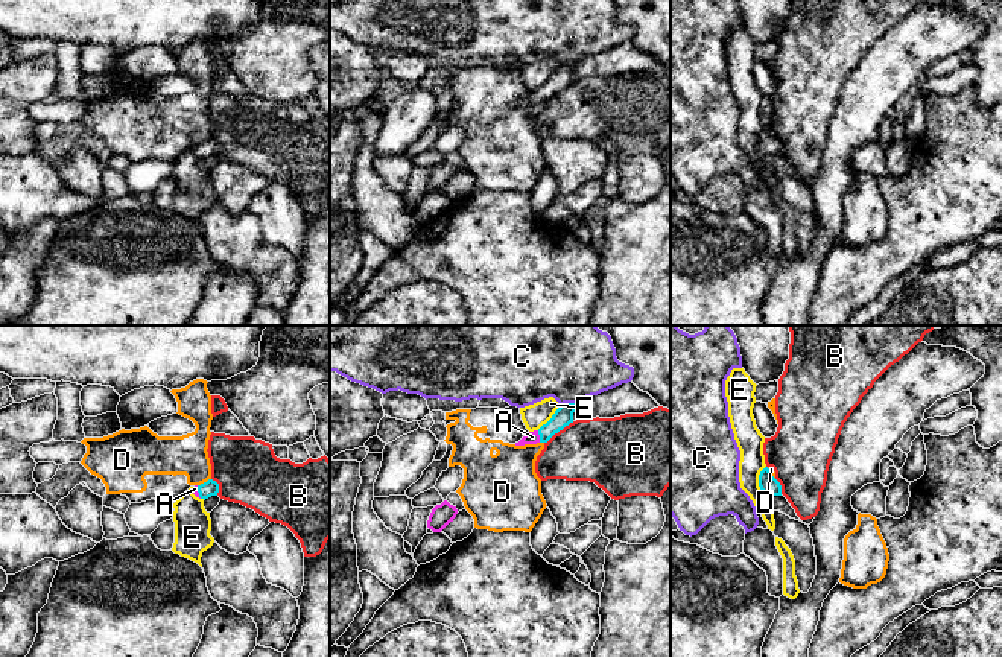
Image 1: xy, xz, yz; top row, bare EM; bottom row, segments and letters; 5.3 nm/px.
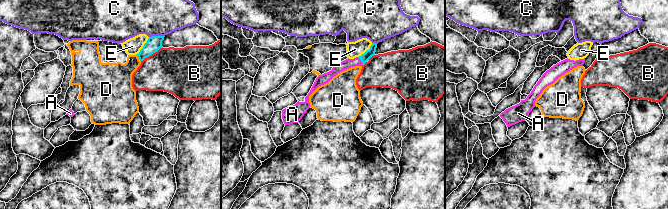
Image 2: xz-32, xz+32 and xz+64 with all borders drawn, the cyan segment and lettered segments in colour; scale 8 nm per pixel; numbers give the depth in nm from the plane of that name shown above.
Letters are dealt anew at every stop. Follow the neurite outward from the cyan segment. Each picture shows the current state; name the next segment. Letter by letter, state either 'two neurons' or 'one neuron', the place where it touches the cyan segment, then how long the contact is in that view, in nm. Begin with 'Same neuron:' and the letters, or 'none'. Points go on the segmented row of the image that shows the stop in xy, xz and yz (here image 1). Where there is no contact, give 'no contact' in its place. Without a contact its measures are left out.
Same neuron: A
A: one neuron; contact xz (540, 437); length 70 nm
B: two neurons; contact xz (558, 431); length 200 nm
C: two neurons; contact xz (567, 403); length 90 nm
D: two neurons; contact xy (204, 482); length 80 nm
E: two neurons; contact yz (759, 481); length 160 nm

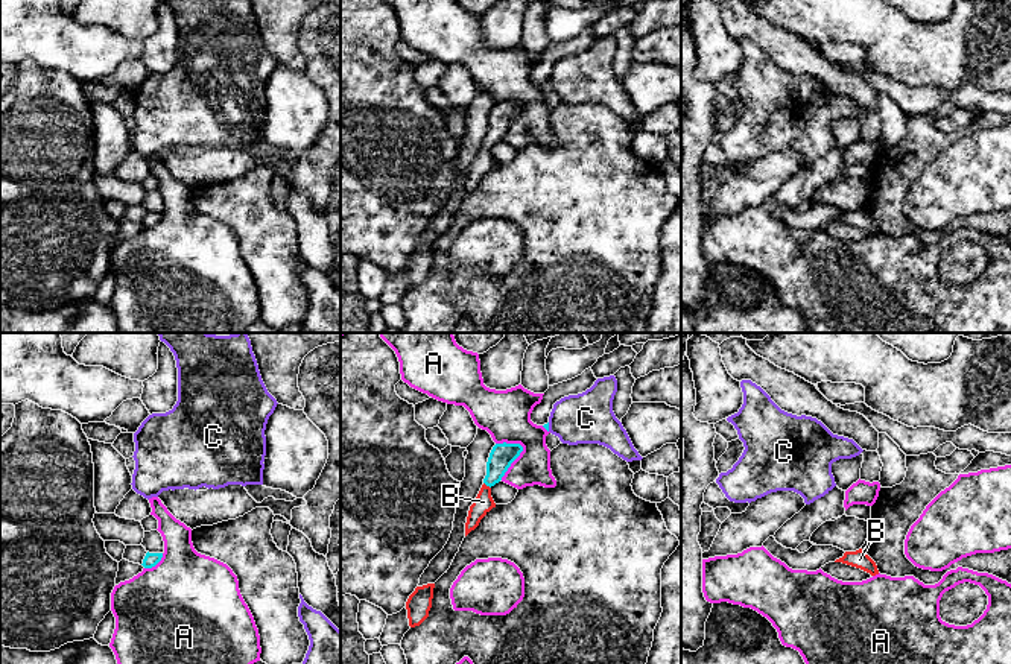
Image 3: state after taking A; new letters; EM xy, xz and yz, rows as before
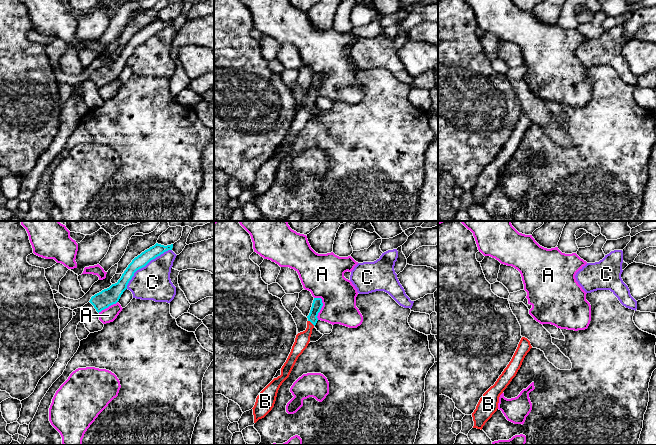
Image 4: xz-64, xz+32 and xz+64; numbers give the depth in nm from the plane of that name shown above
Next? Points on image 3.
Same neuron: B
A: two neurons; contact xz (514, 459); length 220 nm
B: one neuron; contact xz (487, 485); length 50 nm
C: two neurons; contact xz (548, 427); length 50 nm

